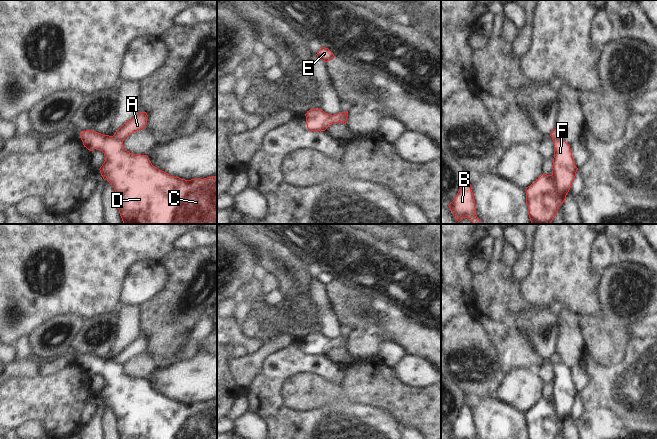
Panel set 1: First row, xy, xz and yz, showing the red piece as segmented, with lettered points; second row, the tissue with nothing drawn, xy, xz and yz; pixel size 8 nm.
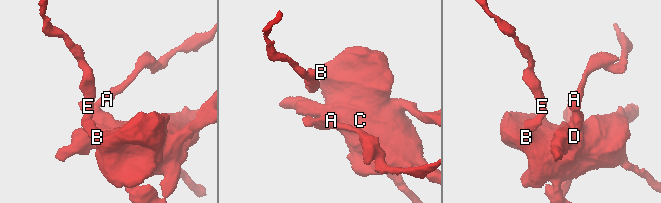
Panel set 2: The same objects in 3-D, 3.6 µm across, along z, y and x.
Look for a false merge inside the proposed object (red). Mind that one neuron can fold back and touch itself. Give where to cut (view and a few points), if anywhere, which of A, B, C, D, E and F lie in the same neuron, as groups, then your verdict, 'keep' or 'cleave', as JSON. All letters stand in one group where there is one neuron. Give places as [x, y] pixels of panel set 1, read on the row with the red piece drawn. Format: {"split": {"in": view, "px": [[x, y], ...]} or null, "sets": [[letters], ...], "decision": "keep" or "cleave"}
{"split": {"in": "xy", "px": [[113, 135], [122, 141]]}, "sets": [["A"], ["B", "C", "D", "E", "F"]], "decision": "cleave"}

